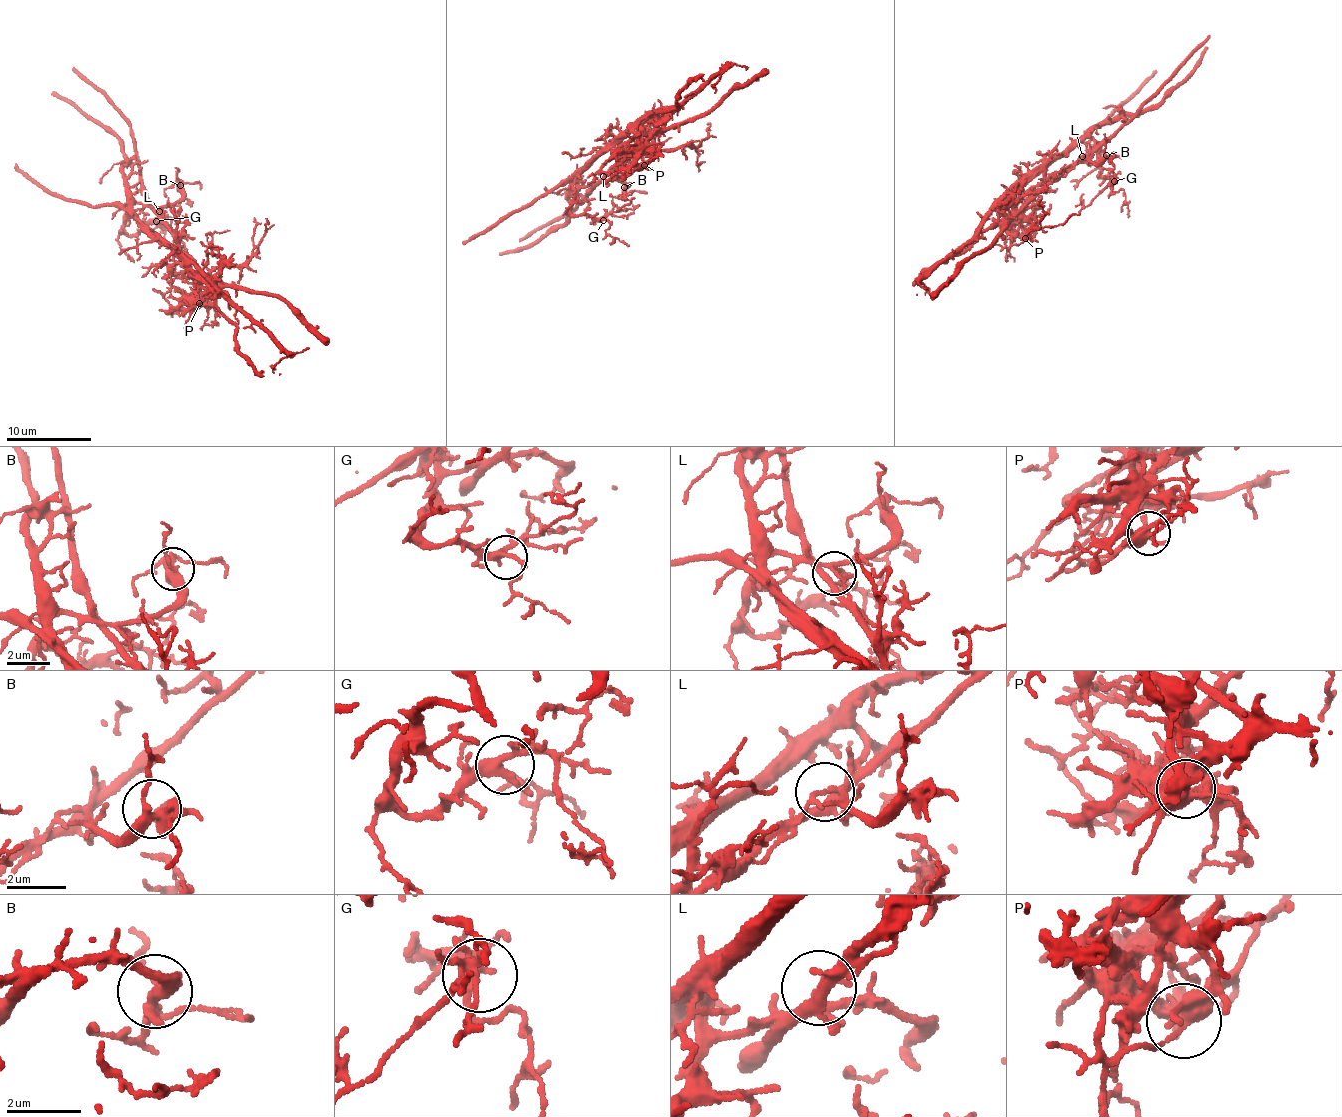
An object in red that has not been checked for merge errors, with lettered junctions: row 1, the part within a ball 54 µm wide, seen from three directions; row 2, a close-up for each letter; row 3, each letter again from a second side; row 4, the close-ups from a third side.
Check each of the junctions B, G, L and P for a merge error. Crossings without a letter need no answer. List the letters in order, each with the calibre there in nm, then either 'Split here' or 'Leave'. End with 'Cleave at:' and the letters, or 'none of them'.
B: Thickness 340 nm. Leave
G: Thickness 280 nm. Leave
L: Thickness 160 nm. Split here
P: Thickness 400 nm. Split here
Cleave at: L, P

